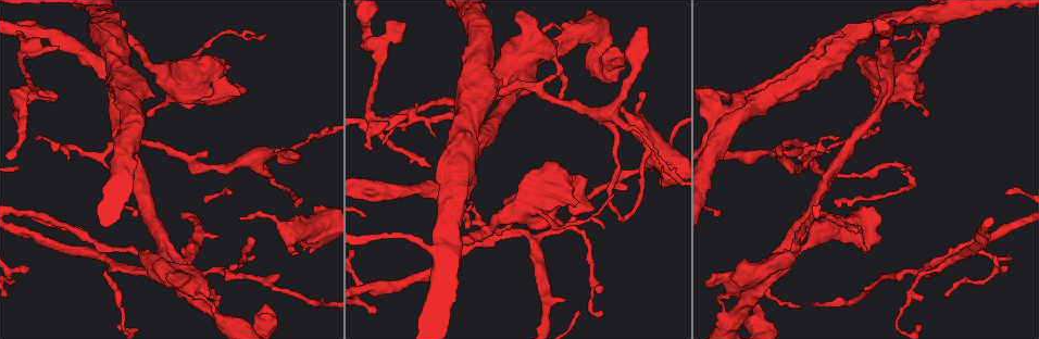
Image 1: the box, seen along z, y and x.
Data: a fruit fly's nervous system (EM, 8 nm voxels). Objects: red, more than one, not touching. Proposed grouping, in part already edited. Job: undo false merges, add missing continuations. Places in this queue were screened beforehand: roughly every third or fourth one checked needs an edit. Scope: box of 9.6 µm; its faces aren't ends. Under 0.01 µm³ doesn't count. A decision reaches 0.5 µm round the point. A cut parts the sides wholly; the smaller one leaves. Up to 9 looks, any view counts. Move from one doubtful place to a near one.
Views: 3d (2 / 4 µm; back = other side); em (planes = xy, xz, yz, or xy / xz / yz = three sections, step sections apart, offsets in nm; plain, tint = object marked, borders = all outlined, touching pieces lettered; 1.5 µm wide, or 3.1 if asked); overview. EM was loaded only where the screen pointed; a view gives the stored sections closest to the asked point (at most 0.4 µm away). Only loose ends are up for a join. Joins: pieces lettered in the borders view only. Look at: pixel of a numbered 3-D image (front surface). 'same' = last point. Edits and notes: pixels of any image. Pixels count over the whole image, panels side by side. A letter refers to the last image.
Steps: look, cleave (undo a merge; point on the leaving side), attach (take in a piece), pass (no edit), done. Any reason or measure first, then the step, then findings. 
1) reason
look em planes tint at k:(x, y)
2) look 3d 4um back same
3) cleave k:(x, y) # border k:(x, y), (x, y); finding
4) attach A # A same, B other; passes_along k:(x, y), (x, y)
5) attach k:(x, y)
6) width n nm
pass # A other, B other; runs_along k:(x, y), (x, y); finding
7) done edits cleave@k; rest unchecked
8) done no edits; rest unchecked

branch stops here
look 3d 4um back at 1:(376, 310)

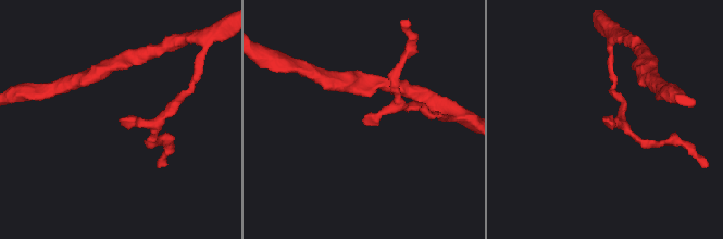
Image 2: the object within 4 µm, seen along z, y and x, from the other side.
now the EM
look em planes borders at 2:(603, 118)

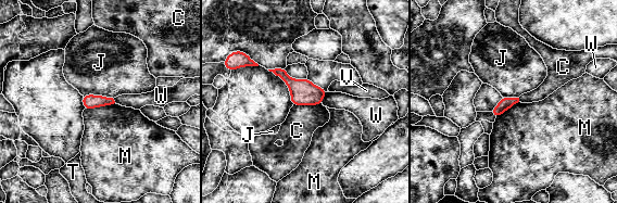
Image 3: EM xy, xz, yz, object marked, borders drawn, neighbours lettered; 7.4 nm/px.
pass # C other, J other, M other, T other, V other, W other; border 3:(322, 103), (294, 104), (292, 106); no lettered piece goes on from it

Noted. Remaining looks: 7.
free end
look em xz step 8 tint at 1:(862, 232)

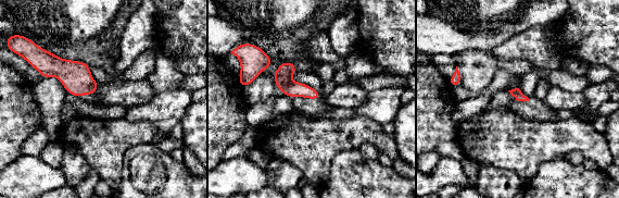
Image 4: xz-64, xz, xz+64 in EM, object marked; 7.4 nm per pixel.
look em planes borders same

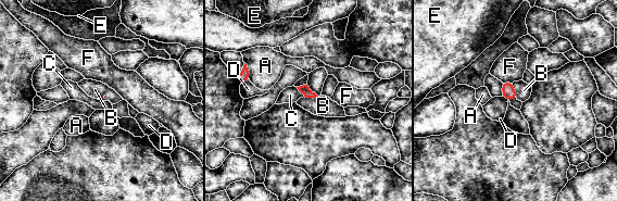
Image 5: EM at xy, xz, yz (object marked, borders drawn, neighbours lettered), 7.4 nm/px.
attach B # A other, B same, C other, D other, E other, F other; passes_along 5:(508, 92), (515, 90), (524, 90); the neuron continues

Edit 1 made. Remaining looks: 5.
see it whole again
look overview

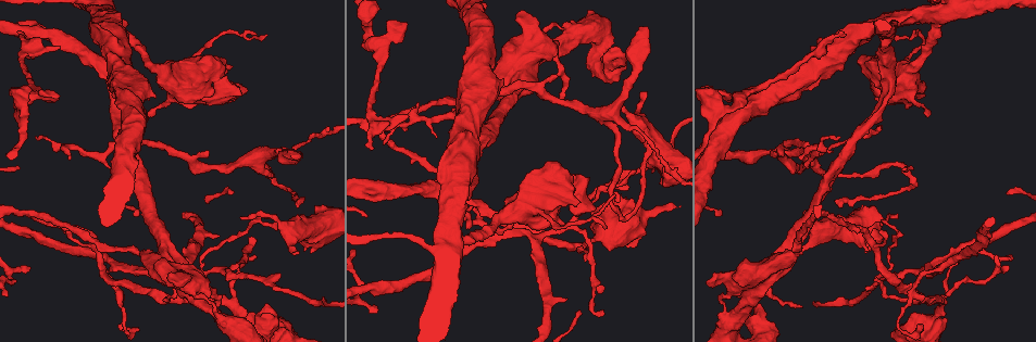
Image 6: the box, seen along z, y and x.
tapers out
look 3d 2um at 6:(69, 156)

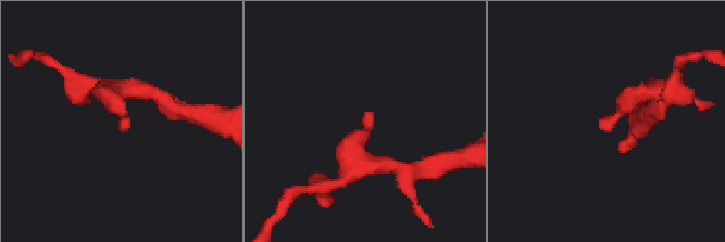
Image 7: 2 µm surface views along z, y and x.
look em planes borders at 7:(370, 113)

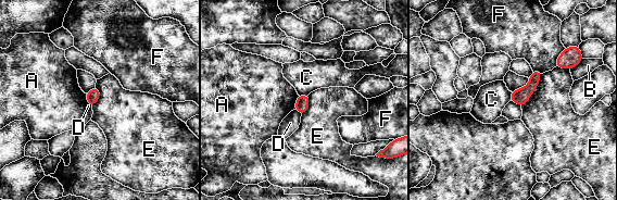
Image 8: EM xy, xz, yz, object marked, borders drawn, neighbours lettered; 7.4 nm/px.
width 100 nm
pass # A other, B other, C other, D other, E other, F other; border 8:(298, 94), (307, 95); none of them fits

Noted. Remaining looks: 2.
free end
look em xy step 8 borders at 6:(24, 33)

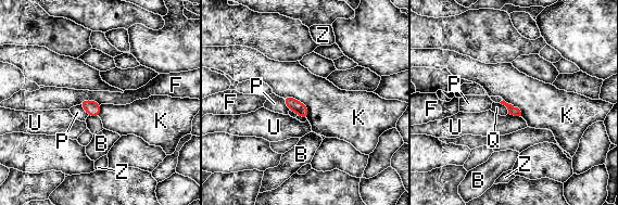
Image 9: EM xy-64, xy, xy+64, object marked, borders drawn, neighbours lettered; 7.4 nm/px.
another direction
look em planes borders same

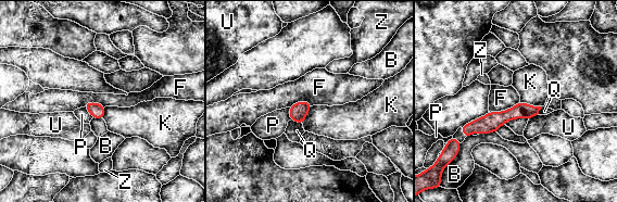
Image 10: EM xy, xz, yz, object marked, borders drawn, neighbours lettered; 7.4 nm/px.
pass # B other, F other, K other, P other, Q other, U other, Z other; runs_along 10:(536, 109), (464, 130); none of them fits

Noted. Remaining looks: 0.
done edits attach@5; rest unchecked

